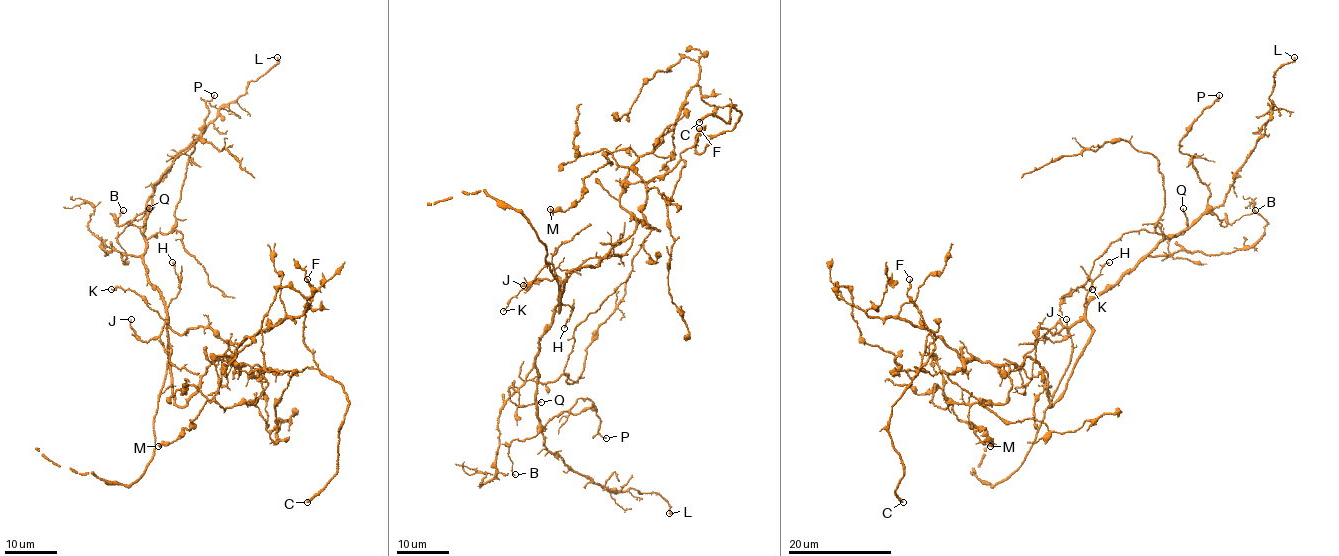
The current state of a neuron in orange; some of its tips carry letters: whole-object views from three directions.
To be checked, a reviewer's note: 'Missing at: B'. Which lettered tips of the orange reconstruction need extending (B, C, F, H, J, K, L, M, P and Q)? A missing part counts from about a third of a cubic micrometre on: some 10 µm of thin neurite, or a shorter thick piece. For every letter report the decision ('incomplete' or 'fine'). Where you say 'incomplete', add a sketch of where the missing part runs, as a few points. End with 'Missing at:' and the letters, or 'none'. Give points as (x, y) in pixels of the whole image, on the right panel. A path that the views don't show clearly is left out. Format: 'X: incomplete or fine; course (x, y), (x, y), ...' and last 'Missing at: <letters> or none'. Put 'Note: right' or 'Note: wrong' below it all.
B: fine
C: fine
F: fine
H: fine
J: fine
K: fine
L: fine
M: fine
P: fine
Q: fine
Missing at: none
Note: wrong

